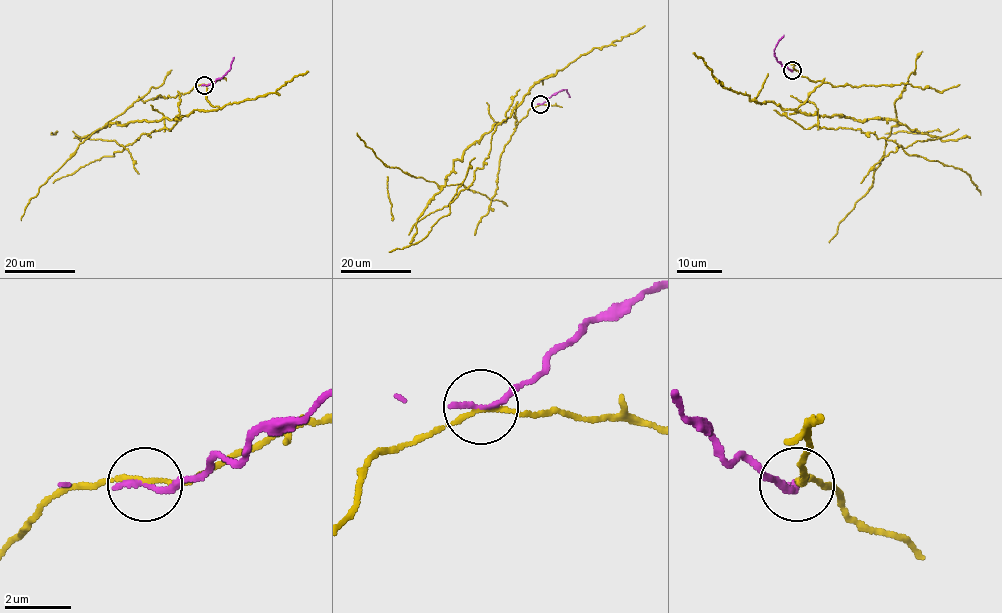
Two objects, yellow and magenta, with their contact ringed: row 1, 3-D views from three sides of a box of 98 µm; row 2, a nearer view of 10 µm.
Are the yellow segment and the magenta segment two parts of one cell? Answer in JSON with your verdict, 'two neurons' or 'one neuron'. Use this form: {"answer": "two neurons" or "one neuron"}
{"answer": "two neurons"}

